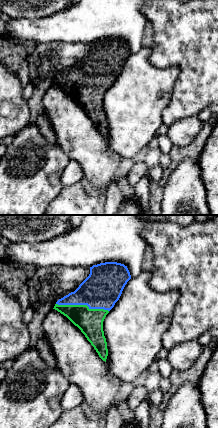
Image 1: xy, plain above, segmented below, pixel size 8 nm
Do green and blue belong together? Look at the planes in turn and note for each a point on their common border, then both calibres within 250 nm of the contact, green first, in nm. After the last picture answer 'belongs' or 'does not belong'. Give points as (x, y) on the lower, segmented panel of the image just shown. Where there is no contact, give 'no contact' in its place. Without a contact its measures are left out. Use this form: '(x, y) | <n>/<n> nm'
(82, 305) | 200/300 nm

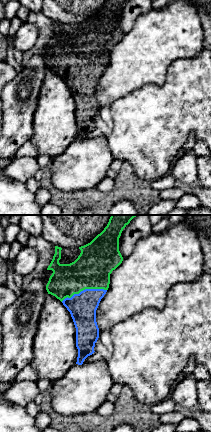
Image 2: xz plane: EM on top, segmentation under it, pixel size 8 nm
(83, 289) | 300/220 nm

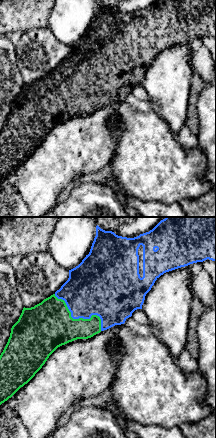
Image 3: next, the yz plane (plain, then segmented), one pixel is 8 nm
(79, 318) | 380/400 nm

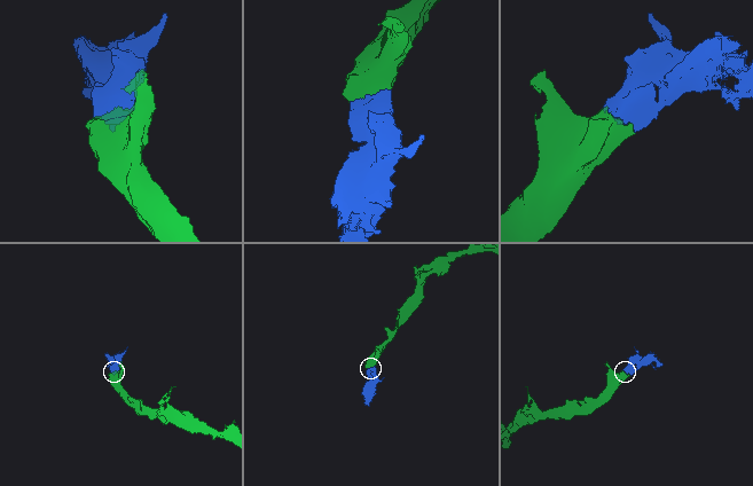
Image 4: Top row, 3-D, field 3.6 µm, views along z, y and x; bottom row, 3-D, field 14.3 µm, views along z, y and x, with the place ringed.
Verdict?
belongs

